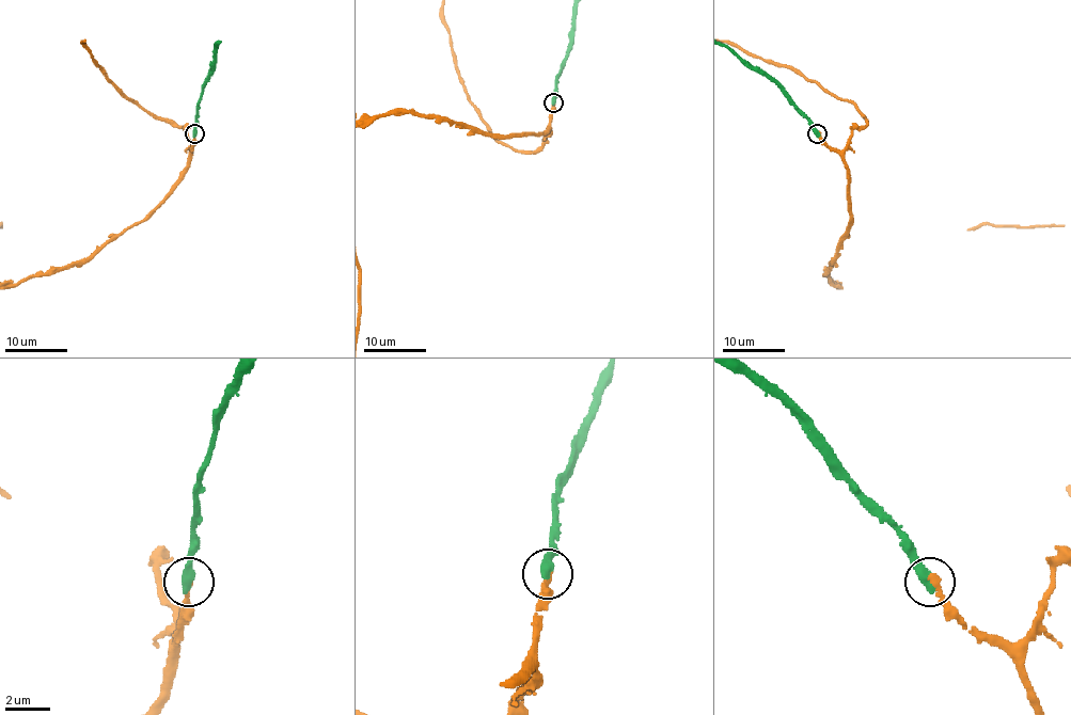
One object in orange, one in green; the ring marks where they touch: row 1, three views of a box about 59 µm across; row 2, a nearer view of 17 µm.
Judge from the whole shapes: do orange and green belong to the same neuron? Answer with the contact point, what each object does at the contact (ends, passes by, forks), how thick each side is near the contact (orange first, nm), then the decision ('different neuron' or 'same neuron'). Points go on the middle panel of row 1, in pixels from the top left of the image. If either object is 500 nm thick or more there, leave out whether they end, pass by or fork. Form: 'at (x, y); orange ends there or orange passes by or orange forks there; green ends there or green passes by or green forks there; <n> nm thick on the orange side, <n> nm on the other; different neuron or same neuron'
at (553, 102); 240 nm thick on the orange side, 500 nm on the other; same neuron

